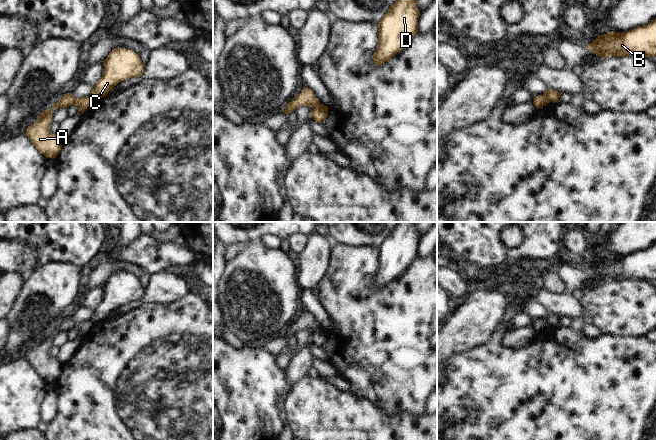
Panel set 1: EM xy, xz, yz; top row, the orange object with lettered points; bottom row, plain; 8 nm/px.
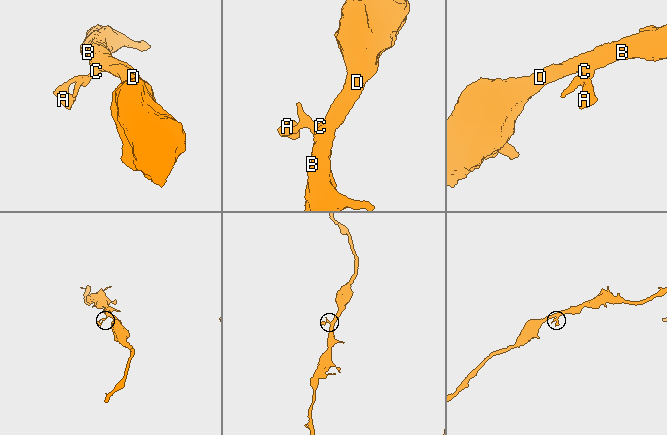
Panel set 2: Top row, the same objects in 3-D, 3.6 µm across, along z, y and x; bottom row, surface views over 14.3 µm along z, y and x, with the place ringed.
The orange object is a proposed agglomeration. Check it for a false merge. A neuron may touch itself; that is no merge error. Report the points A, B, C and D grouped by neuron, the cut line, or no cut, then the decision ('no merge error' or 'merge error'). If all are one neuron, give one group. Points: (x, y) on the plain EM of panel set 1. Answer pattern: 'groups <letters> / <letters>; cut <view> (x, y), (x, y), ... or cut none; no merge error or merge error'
groups A / B C D; cut yz (542, 319), (549, 325); merge error

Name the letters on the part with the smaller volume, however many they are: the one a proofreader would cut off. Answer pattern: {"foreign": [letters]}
{"foreign": ["A"]}

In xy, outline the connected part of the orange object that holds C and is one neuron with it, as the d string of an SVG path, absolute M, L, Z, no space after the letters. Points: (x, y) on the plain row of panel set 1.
M127 272L113 273L103 286L103 298L90 317L94 325L106 320L119 306L141 301L145 290L139 279Z

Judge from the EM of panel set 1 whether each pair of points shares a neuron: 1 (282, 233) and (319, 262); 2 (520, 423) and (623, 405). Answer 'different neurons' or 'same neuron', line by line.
1: different neurons
2: same neuron

